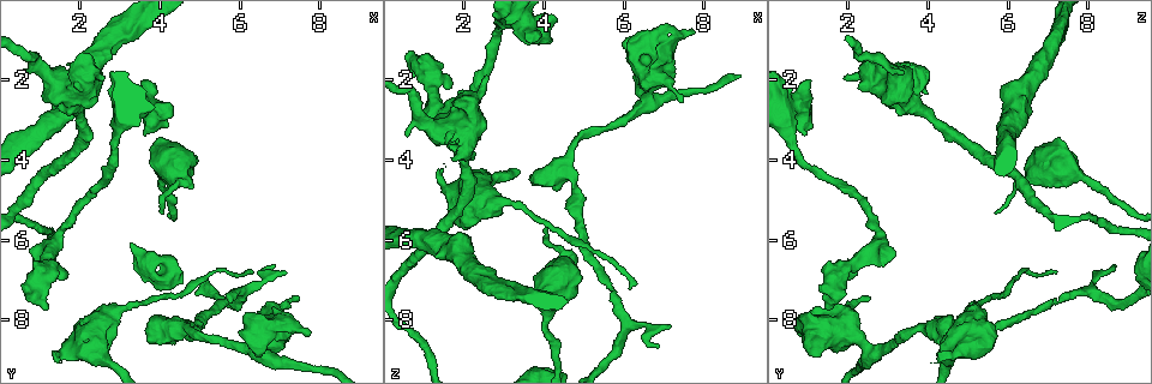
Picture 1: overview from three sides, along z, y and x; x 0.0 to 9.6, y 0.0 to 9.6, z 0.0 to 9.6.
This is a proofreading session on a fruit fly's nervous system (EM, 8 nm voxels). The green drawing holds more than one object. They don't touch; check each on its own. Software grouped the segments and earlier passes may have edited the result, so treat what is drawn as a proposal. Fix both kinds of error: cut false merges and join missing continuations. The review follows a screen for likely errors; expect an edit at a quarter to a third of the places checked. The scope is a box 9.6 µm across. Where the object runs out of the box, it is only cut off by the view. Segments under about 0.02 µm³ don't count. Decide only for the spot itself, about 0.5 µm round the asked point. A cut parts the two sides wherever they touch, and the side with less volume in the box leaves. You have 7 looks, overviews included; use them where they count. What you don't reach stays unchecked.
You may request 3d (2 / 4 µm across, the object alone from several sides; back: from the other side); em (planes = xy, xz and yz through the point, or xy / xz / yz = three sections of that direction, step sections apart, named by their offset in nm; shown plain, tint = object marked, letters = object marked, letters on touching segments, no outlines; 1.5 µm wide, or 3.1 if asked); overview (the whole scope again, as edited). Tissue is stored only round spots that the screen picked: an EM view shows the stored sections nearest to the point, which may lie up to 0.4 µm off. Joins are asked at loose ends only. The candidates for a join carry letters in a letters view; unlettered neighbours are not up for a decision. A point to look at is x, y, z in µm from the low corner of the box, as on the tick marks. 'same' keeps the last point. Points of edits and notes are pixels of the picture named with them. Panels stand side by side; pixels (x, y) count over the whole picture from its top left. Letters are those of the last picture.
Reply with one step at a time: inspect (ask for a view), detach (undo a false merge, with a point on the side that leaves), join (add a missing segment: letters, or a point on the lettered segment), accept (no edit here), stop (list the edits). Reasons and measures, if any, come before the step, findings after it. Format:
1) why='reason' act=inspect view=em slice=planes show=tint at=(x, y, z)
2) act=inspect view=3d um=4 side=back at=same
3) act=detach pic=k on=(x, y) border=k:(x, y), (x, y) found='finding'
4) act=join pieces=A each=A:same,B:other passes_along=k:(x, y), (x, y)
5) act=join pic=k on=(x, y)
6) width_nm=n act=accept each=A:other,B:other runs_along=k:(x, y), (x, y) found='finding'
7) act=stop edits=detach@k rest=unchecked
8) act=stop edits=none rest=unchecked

why='free end' act=inspect view=3d um=2 at=(7.45, 7.40, 2.50)

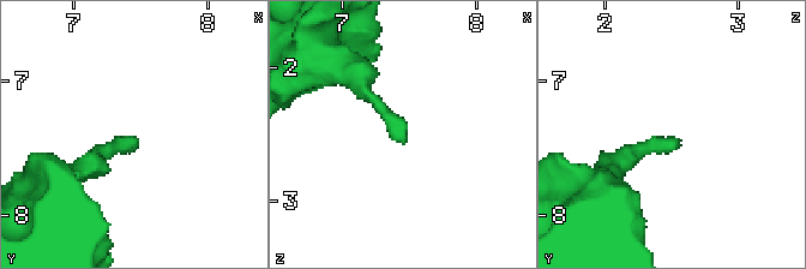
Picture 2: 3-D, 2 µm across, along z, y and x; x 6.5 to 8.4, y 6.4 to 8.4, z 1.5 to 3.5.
why='need the tissue' act=inspect view=em slice=xy step=4 show=letters at=(7.48, 7.42, 2.52)

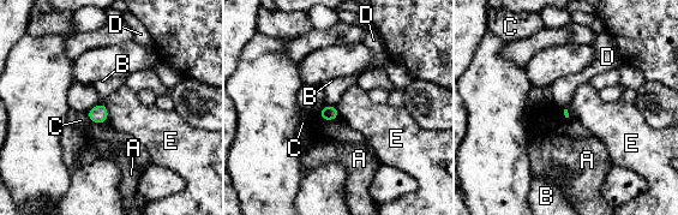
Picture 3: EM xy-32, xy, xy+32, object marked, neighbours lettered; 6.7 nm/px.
act=accept each=A:other,B:other,C:other,D:other,E:other border=3:(104, 103), (107, 120) found='none of them fits'

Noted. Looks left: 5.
why='free end' act=inspect view=3d um=4 at=(1.50, 9.05, 4.20)

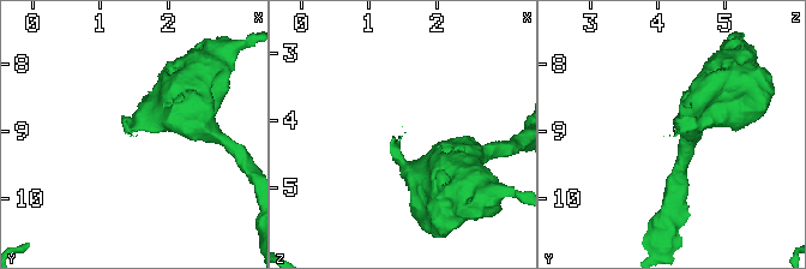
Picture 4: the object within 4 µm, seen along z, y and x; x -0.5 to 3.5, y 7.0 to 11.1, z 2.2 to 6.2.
act=inspect view=em slice=xz step=8 show=plain at=(1.45, 9.00, 4.30)

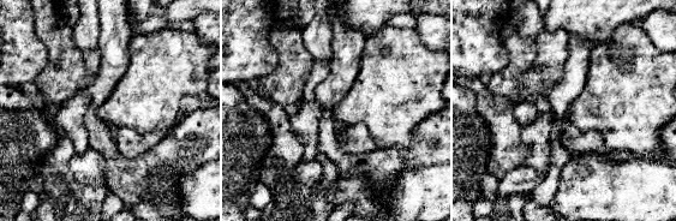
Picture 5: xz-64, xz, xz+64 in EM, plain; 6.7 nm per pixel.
act=inspect view=em slice=xz step=8 show=letters at=same

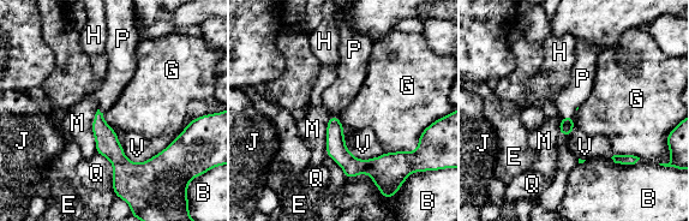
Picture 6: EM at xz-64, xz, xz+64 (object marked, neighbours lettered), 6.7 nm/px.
act=join pieces=P each=B:other,E:other,G:other,H:other,J:other,M:other,P:same,Q:other,V:other passes_along=6:(567, 124), (568, 117), (567, 101) found='it goes on there'

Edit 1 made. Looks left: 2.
act=inspect view=overview

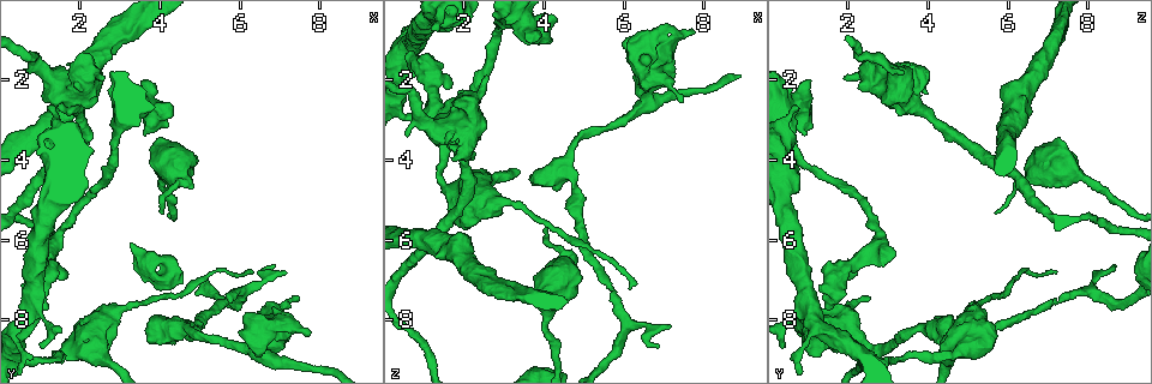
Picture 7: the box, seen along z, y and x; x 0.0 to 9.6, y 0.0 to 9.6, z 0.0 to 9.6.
why='an open end' act=inspect view=em slice=planes show=letters at=(0.90, 6.45, 3.15)

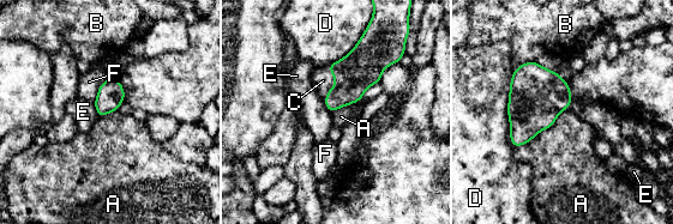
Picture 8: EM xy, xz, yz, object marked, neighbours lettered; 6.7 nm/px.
longest_contact=D:550nm act=join pieces=C each=A:other,B:other,C:same,D:other,E:other,F:other found='the neuron continues'

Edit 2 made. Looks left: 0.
act=stop edits=join@6,join@8 rest=unchecked

